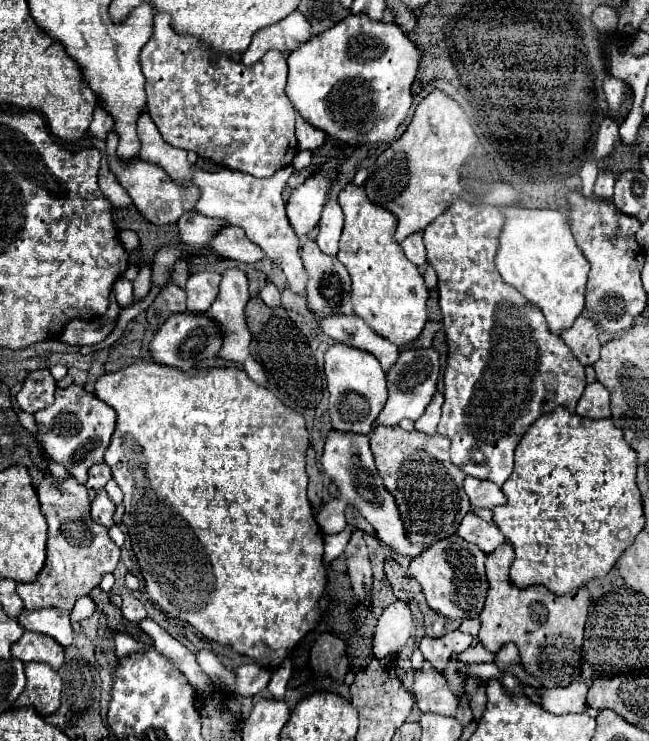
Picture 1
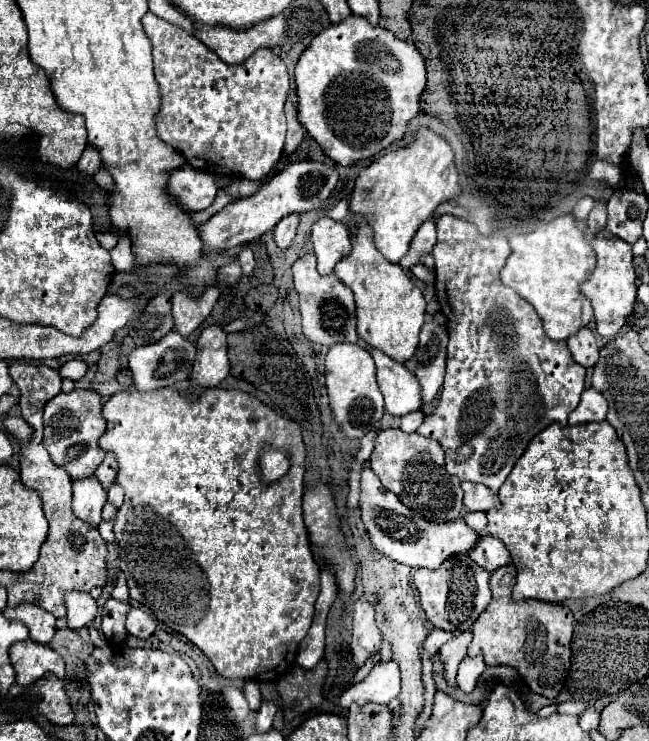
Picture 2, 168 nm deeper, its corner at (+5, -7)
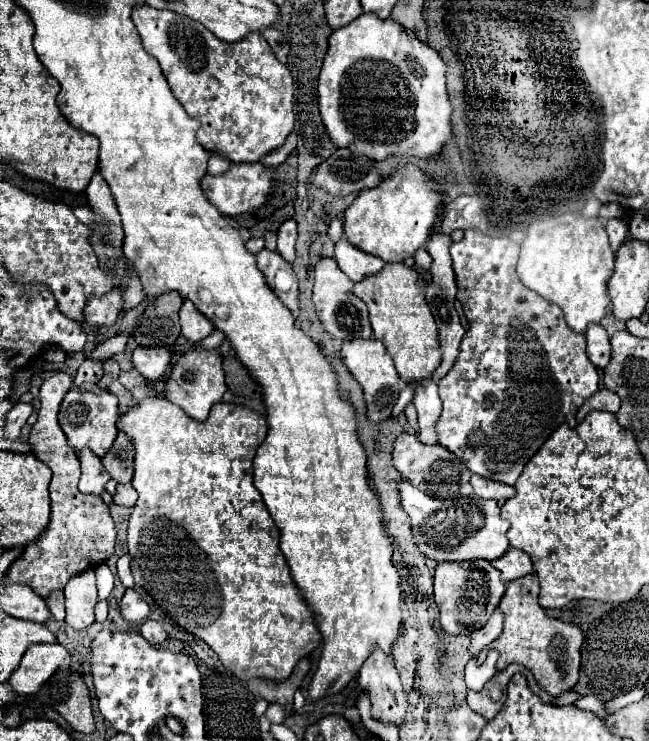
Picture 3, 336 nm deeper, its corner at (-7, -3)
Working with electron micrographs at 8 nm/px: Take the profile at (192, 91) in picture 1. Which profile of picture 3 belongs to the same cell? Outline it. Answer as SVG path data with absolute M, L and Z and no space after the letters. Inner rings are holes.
M148 5L136 7L132 11L132 19L142 37L144 49L158 59L176 99L182 103L190 117L200 121L196 139L208 153L226 157L232 163L260 163L266 155L284 145L296 123L294 77L288 65L276 59L274 51L262 35L248 35L248 39L228 45L216 39L204 25L196 23L194 19Z

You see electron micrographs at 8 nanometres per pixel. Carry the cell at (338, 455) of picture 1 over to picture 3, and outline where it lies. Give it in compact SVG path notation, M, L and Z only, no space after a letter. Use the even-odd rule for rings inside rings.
M408 481L398 485L400 505L410 519L412 537L418 551L432 561L470 561L488 559L494 561L510 547L506 539L508 523L500 517L500 507L496 501L472 497L460 497L456 501L438 501L424 495L420 489L412 487Z

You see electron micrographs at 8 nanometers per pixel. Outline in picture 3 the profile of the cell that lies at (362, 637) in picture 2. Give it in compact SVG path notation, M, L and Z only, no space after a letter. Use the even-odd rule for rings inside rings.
M382 649L372 651L372 655L362 663L358 673L358 685L368 689L372 695L372 717L384 723L402 723L406 711L404 689L400 683L394 657Z

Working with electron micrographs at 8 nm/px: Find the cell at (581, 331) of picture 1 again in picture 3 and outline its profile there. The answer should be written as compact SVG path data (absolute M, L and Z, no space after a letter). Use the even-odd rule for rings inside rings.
M588 325L586 353L596 367L606 367L610 361L610 337L602 325Z

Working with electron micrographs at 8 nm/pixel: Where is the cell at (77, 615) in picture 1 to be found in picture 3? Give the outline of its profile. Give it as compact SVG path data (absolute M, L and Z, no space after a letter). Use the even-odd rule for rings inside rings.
M94 571L74 575L66 589L66 623L74 629L84 629L94 623L94 607L98 603Z

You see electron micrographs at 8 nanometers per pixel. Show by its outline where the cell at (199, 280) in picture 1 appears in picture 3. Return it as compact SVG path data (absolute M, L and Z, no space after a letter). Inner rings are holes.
M184 299L184 305L180 309L180 325L182 325L182 335L194 343L202 341L214 331L214 323L204 313L200 313L188 299Z

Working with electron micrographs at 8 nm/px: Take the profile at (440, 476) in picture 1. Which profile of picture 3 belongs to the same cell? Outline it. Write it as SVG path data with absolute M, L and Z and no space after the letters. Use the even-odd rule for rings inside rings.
M402 433L396 437L392 449L392 465L406 481L410 481L414 487L418 487L420 491L424 491L434 499L458 499L472 495L472 485L470 485L472 473L464 467L464 463L452 451L448 451L438 443L436 445L422 443L418 435Z

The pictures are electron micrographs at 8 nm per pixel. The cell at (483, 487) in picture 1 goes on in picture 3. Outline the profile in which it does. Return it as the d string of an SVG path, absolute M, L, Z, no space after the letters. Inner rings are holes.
M472 475L470 479L472 487L474 487L474 493L482 499L510 499L516 495L514 487L510 485L504 485L504 483L498 483L498 481L492 481L492 479L484 479L480 475Z

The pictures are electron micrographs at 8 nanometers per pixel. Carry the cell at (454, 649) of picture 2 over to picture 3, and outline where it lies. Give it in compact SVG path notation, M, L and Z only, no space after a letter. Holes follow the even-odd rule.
M496 611L482 629L478 629L478 631L474 631L470 635L472 639L470 639L468 651L470 653L478 653L484 645L490 645L500 635L500 629L502 629L502 615L500 615L500 611Z

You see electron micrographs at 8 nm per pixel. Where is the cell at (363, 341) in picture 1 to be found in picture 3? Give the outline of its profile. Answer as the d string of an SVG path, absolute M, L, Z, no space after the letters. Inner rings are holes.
M420 379L414 385L414 397L412 403L418 411L418 437L424 443L438 443L436 433L434 433L434 423L440 417L440 397L438 397L438 385L432 379Z

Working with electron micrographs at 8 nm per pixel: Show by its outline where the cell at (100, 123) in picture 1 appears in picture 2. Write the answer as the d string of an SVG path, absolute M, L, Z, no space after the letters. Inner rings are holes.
M86 147L86 151L82 153L82 159L78 161L78 169L90 177L94 177L100 171L100 153L94 147Z

